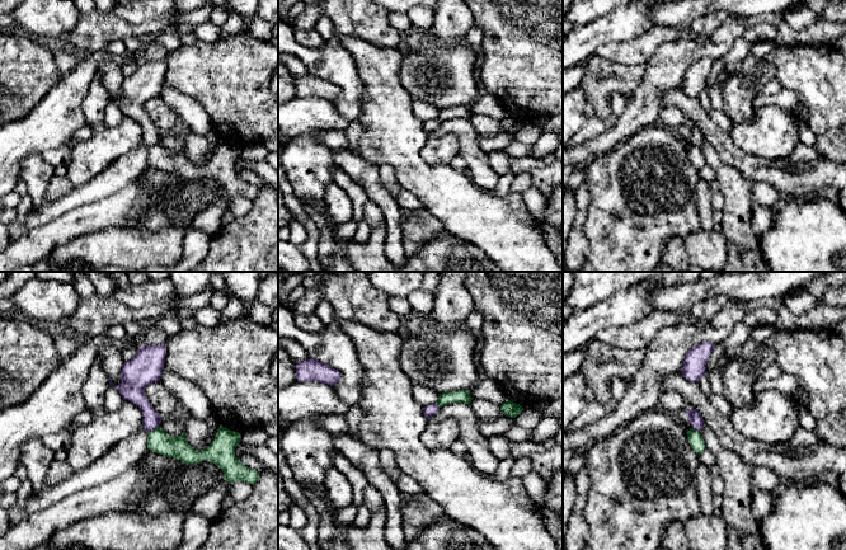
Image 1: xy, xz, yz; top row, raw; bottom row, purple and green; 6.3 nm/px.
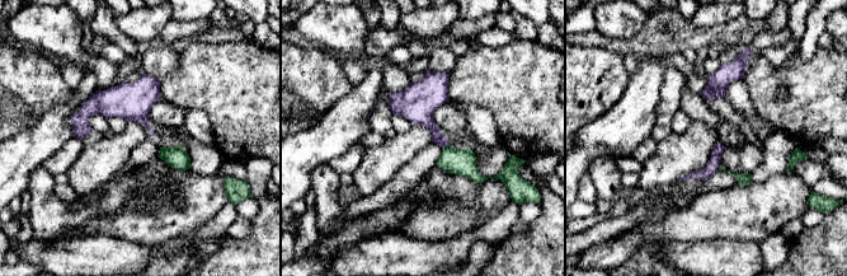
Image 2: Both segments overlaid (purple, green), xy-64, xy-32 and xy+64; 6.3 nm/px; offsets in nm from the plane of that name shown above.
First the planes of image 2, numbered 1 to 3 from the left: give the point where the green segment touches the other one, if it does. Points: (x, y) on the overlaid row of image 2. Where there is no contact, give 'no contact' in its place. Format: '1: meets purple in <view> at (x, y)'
1: no contact
2: meets purple in xy-32 at (445, 145)
3: no contact

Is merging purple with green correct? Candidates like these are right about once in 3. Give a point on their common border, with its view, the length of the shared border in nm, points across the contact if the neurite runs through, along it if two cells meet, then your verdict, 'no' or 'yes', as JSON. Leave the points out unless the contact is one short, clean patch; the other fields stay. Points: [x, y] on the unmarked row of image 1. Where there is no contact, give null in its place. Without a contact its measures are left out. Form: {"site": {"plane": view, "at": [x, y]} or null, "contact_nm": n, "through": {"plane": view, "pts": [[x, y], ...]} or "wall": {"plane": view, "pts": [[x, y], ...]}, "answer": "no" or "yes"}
{"site": {"plane": "xy", "at": [153, 145]}, "contact_nm": 80, "wall": {"plane": "xy", "pts": [[158, 141], [149, 149]]}, "answer": "no"}

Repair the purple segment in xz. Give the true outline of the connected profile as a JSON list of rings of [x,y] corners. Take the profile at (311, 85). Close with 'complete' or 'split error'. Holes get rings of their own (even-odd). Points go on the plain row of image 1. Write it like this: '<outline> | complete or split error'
[[[315,74],[296,77],[297,97],[315,97],[333,102],[340,93],[342,89],[338,85]]] | complete

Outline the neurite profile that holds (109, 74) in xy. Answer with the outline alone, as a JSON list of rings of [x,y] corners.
[[[112,61],[98,65],[98,77],[112,94],[112,98],[118,102],[121,99],[121,86],[124,79],[121,71],[121,62]]]

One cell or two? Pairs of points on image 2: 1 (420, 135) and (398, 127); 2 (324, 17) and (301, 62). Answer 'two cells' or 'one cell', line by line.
1: two cells
2: two cells

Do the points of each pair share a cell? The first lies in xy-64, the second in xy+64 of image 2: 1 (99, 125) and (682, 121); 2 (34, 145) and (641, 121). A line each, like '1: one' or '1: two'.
1: two
2: one

